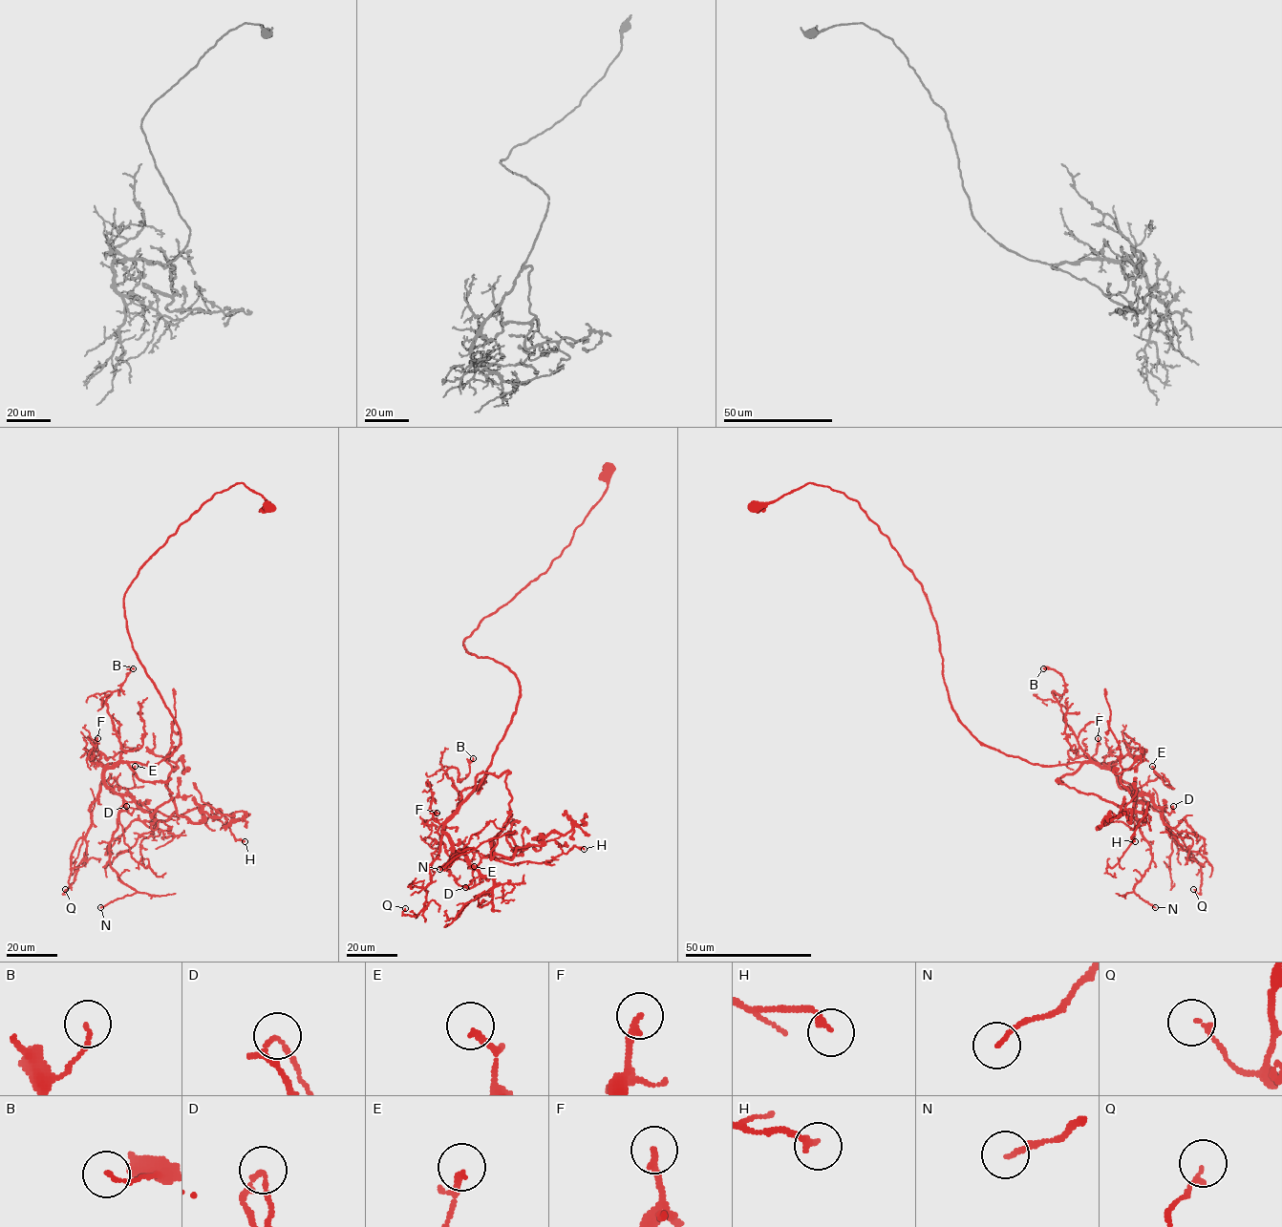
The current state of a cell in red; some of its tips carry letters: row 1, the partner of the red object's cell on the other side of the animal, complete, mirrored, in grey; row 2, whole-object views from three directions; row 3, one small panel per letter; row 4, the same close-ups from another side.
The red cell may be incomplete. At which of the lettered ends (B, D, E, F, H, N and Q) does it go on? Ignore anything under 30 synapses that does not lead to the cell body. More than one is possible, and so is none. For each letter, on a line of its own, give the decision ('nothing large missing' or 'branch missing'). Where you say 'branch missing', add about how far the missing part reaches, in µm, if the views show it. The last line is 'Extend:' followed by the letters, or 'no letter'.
B: nothing large missing
D: nothing large missing
E: nothing large missing
F: nothing large missing
H: nothing large missing
N: nothing large missing
Q: nothing large missing
Extend: no letter

